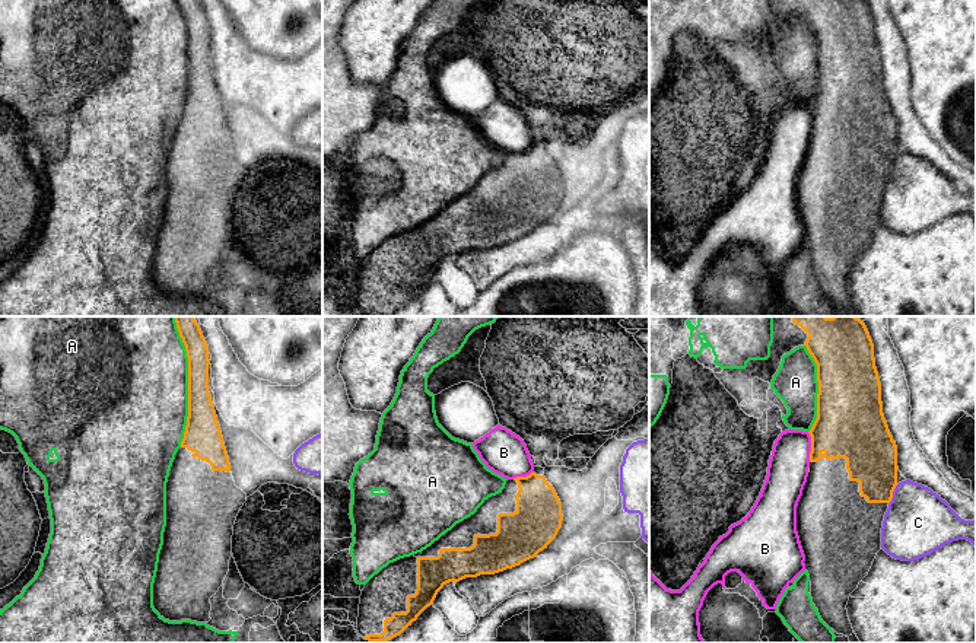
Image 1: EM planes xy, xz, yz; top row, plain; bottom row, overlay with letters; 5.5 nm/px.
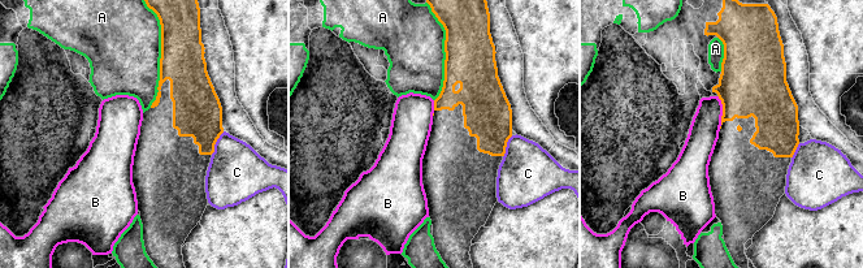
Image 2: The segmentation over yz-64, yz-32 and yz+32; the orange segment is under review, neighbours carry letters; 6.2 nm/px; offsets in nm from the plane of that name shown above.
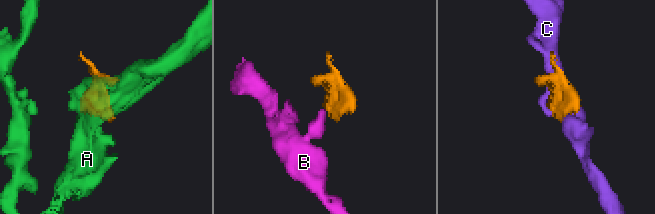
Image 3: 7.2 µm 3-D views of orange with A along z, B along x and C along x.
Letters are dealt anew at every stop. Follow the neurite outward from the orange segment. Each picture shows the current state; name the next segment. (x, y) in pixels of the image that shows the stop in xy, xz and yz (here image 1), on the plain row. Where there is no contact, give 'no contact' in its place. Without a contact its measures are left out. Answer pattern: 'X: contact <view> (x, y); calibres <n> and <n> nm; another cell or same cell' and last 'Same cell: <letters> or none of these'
A: contact xy (188, 60); calibres 180 and 500 nm; another cell
B: contact yz (811, 120); calibres 380 and 220 nm; another cell
C: contact yz (892, 168); calibres 280 and 360 nm; another cell
Same cell: none of these

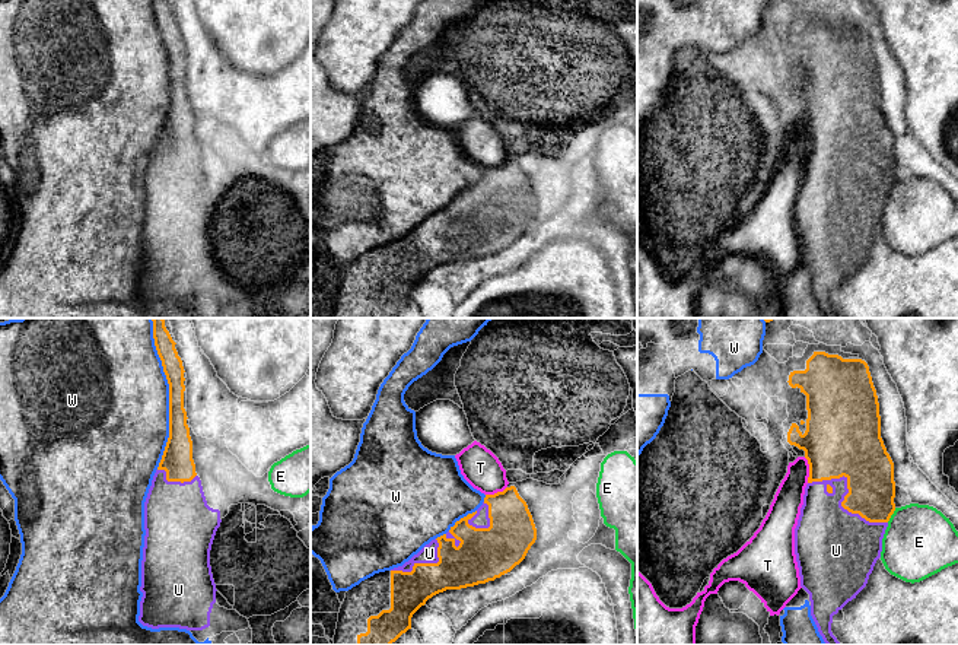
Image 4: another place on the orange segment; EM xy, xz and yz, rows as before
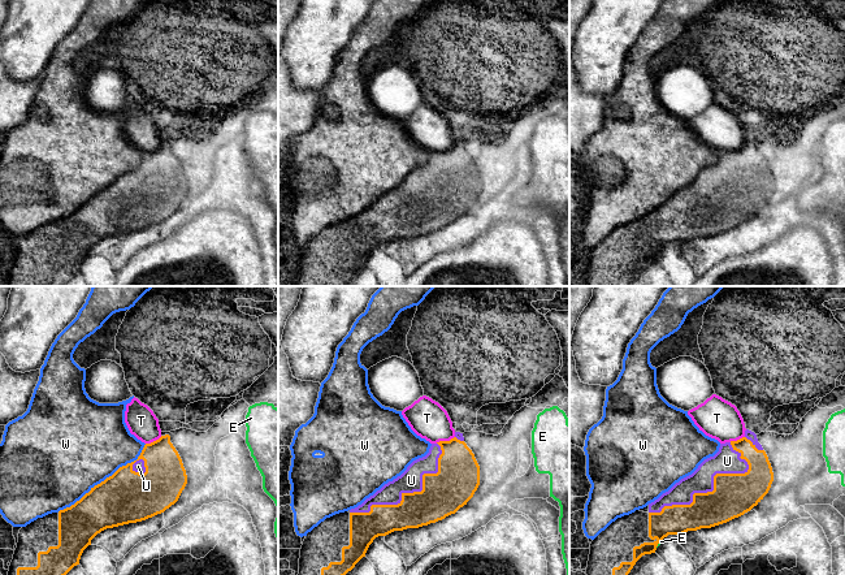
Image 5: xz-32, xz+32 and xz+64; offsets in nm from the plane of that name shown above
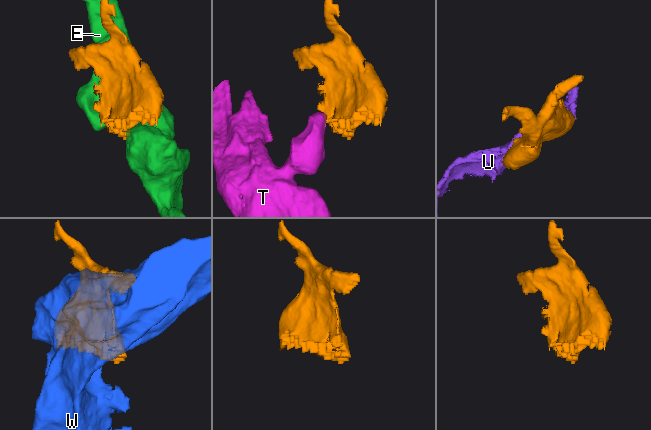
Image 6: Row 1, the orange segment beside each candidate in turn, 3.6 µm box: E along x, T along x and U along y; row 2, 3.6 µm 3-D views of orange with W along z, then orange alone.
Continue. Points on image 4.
E: contact yz (891, 187); calibres 260 and 400 nm; another cell
T: contact yz (809, 143); calibres 420 and 160 nm; another cell
U: contact yz (844, 170); calibres 300 and 380 nm; same cell
W: contact xy (169, 72); calibres 130 and 500 nm; another cell
Same cell: U

